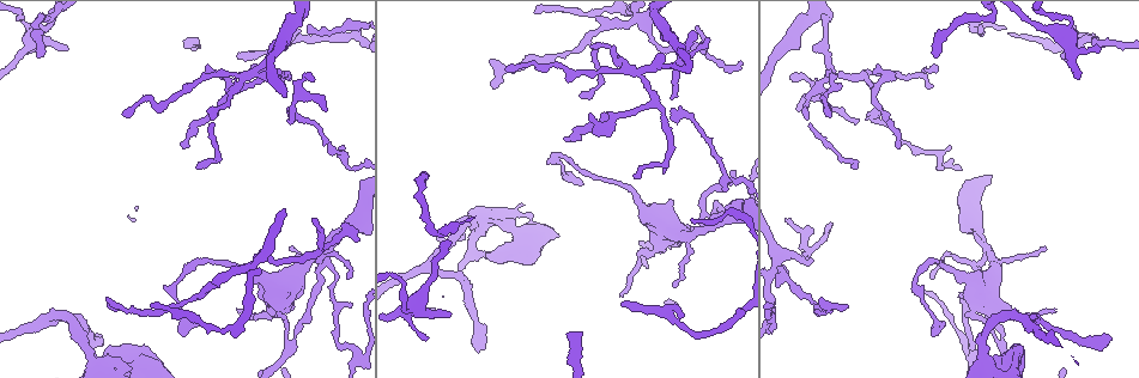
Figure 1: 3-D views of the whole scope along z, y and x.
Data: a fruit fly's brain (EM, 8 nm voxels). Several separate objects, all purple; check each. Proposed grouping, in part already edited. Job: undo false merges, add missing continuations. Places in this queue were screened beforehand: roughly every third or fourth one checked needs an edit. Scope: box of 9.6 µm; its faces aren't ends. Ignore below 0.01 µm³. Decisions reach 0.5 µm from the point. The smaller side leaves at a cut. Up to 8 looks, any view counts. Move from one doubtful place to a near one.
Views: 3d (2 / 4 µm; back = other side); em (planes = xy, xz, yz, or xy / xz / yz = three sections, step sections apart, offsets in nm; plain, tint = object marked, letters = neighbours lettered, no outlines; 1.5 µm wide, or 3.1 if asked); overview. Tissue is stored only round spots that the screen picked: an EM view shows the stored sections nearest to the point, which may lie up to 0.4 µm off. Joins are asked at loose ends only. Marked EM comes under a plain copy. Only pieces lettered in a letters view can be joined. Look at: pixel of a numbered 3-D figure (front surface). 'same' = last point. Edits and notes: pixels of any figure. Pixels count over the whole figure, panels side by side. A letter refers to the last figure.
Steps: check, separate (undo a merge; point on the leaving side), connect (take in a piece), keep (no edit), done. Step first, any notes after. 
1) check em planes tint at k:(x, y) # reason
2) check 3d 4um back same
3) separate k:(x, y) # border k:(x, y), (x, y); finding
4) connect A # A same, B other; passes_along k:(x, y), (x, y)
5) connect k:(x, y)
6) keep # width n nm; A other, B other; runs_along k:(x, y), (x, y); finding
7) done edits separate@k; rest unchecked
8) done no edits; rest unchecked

check em planes letters at 1:(1045, 247) # tapers out

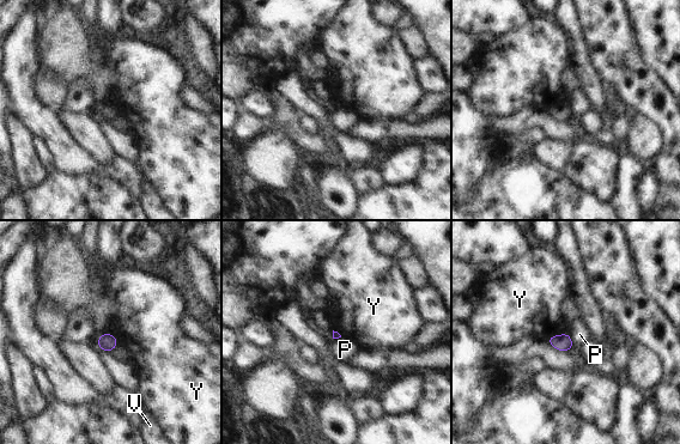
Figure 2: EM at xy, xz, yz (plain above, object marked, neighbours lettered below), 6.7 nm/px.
keep # P other, V other, Y other; border 2:(565, 332), (546, 339); no lettered piece goes on from it

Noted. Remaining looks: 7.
check 3d 2um at 1:(1095, 43) # branch stops here

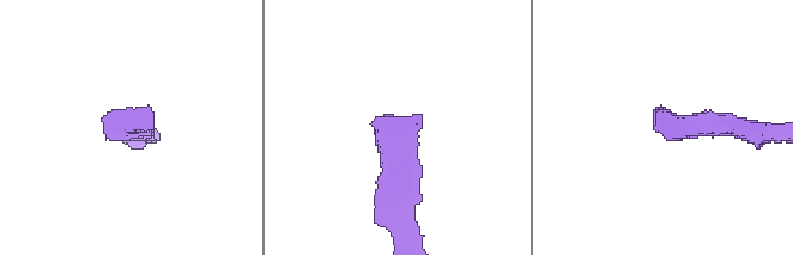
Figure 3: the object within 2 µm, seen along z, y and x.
check em yz step 4 letters at 3:(660, 123) # need the tissue

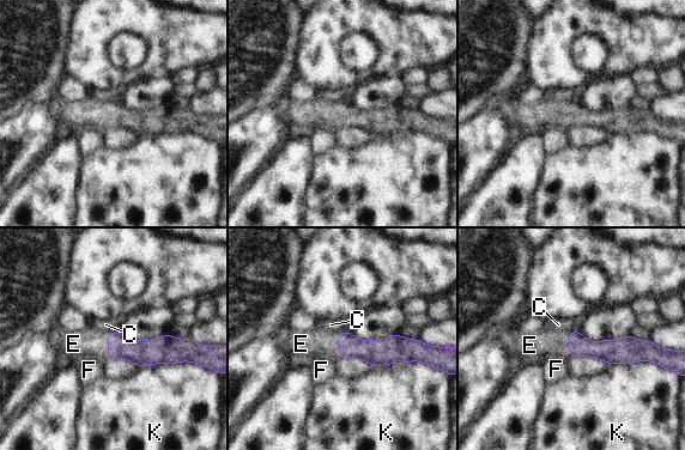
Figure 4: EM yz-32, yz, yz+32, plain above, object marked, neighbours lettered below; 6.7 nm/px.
connect E # C other, E same, F other, K other; the cell continues

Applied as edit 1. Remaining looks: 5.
check 3d 4um at 1:(259, 278) # calibre changes

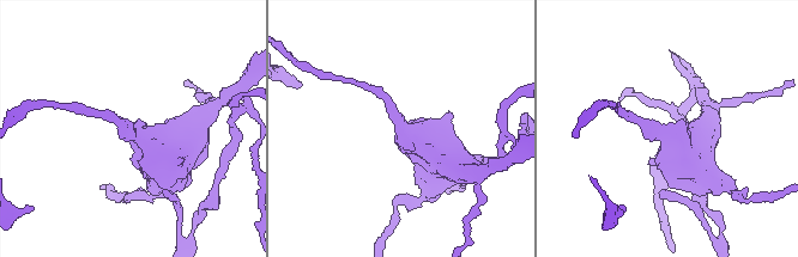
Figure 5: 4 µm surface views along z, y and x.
check em xz step 8 tint at 5:(398, 125) # need the tissue

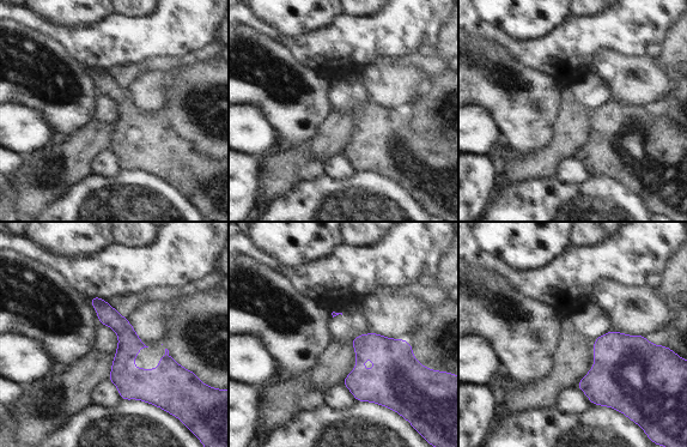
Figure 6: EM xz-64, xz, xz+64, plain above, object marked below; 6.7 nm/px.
check em yz step 4 letters same

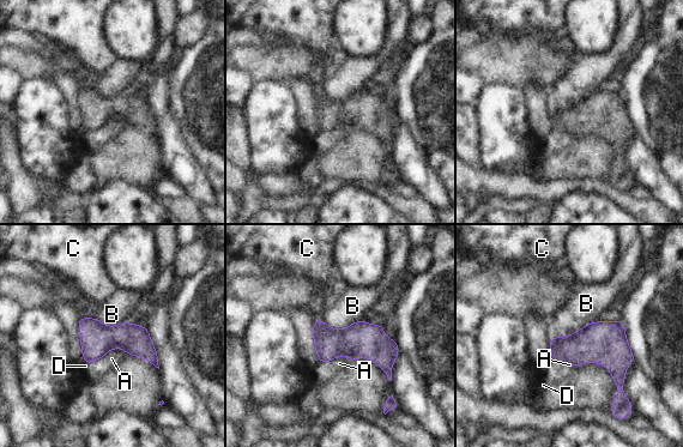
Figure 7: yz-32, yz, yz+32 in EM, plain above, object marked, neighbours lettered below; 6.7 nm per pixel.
keep # A other, B other, C other, D other; runs_along 7:(82, 320), (155, 361); one cell here

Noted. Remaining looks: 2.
done edits connect@4; rest unchecked

